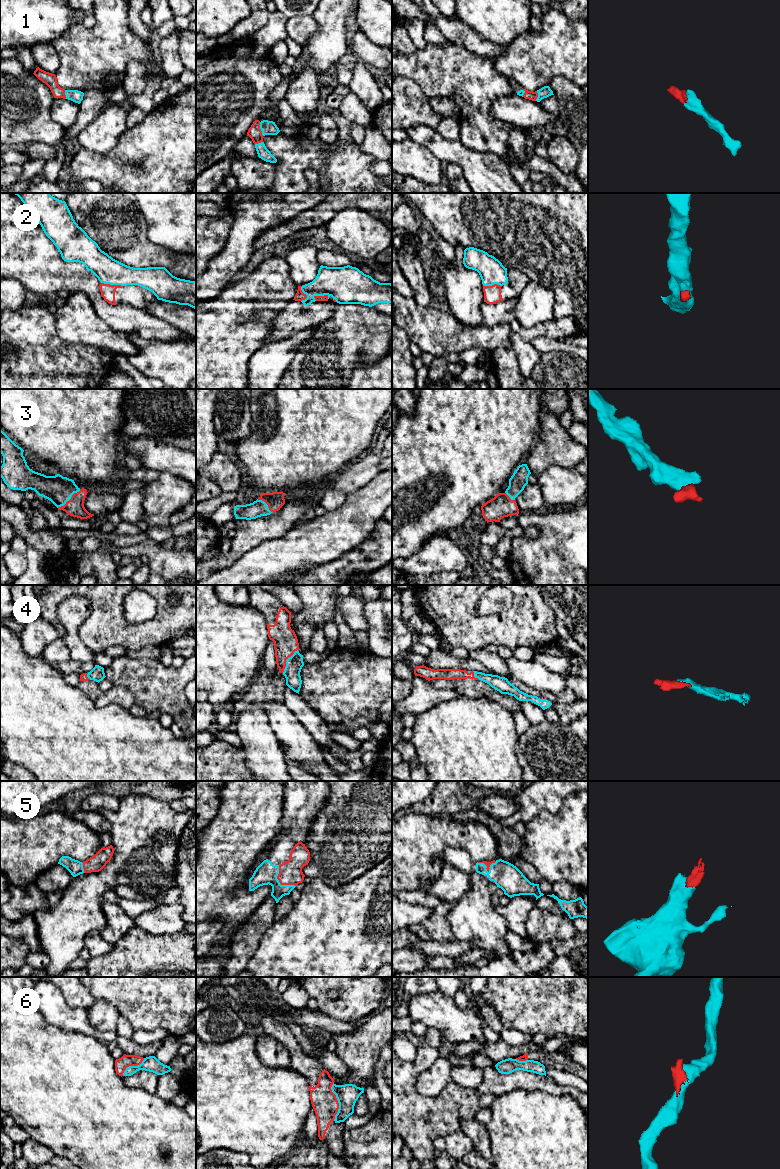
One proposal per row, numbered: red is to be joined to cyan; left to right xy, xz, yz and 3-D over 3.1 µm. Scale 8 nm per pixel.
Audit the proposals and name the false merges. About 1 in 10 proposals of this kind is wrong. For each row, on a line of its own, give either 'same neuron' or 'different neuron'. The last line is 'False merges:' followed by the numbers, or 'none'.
1: same neuron
2: different neuron
3: same neuron
4: same neuron
5: same neuron
6: different neuron
False merges: 2, 6

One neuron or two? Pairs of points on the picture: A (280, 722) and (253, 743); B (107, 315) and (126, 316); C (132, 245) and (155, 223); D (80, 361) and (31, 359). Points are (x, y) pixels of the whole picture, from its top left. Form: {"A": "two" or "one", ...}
{"A": "two", "B": "one", "C": "two", "D": "one"}

